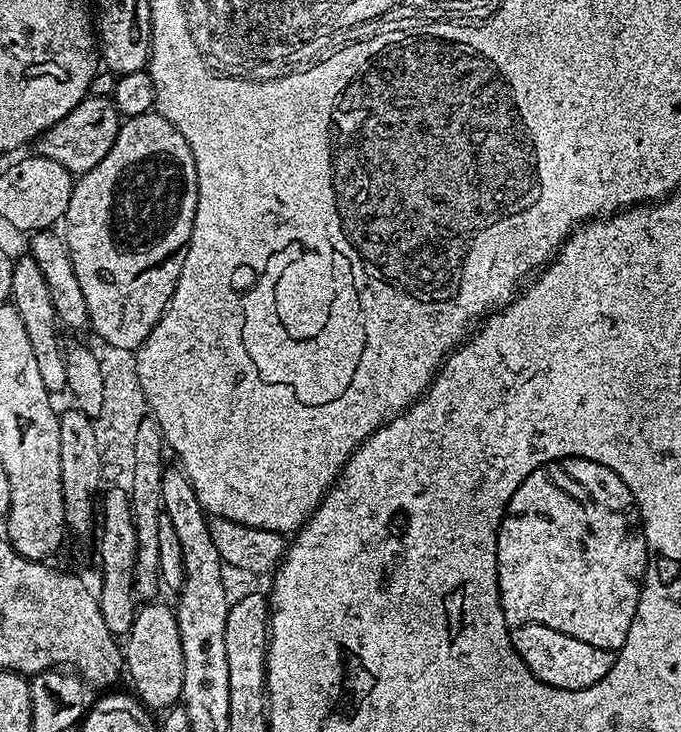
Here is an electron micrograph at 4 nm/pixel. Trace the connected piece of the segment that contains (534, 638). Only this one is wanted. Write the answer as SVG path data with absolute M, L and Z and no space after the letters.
M512 599L512 631L508 633L510 642L522 662L542 682L555 688L582 690L594 686L604 678L614 666L617 650L604 650L592 644L578 642L578 638L570 638L562 630L550 630L550 626L542 626L542 622L524 624L524 619L518 616L518 601Z

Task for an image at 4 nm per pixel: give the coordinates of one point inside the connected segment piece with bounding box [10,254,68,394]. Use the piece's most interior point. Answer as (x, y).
(30, 295)

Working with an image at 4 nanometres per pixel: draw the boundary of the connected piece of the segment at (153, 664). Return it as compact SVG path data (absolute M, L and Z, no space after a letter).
M148 602L137 611L123 645L126 676L132 679L131 691L145 709L171 710L181 703L184 663L182 638L178 634L176 613L159 602Z

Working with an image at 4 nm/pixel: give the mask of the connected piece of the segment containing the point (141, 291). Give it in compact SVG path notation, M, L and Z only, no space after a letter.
M155 110L127 117L120 125L118 138L114 138L114 146L110 146L110 154L106 154L106 158L102 158L102 162L98 162L98 166L94 166L94 170L79 173L78 179L72 186L70 206L62 221L62 229L64 228L62 238L68 243L74 274L78 274L78 282L82 285L82 294L86 297L88 323L91 331L97 337L125 350L135 350L142 346L142 342L150 334L150 330L154 330L154 326L162 318L162 314L174 294L174 286L178 282L178 274L182 270L184 252L190 242L197 206L198 174L194 166L194 154L190 150L186 138L182 138L180 131L170 122L166 122L166 118L162 118L160 113Z

